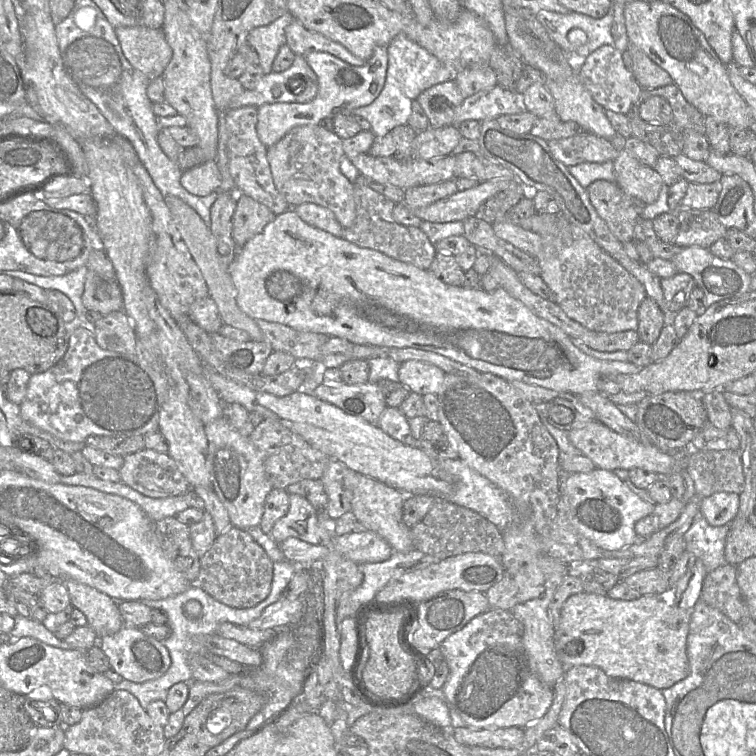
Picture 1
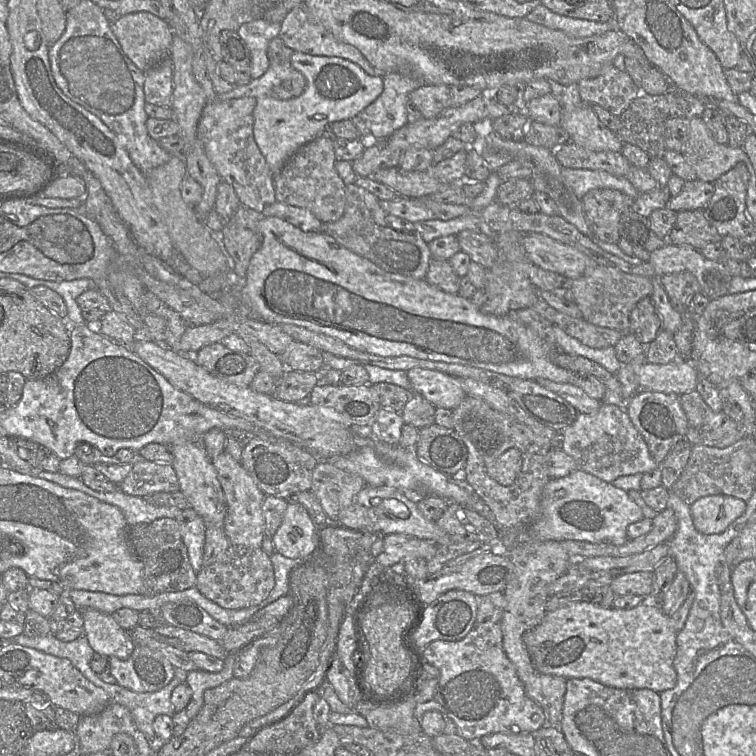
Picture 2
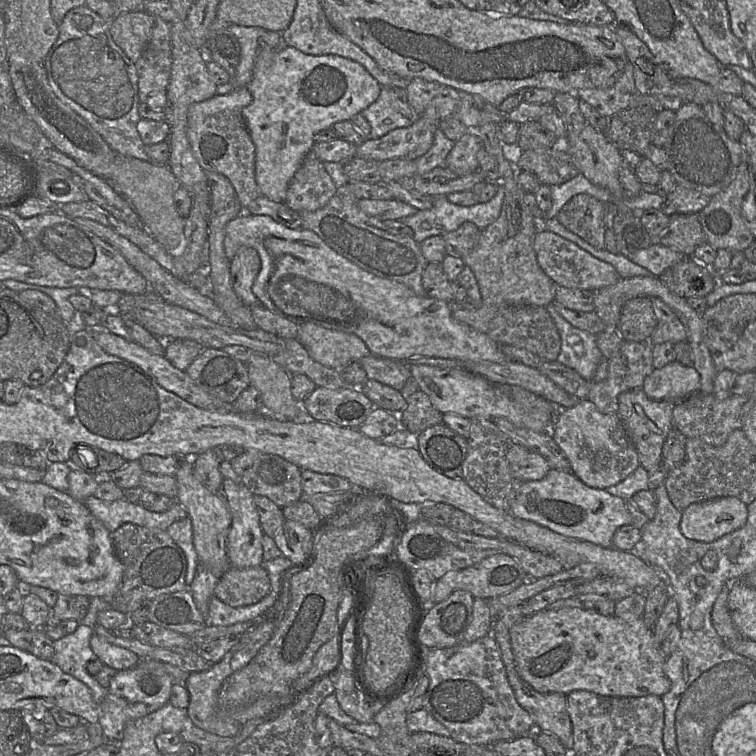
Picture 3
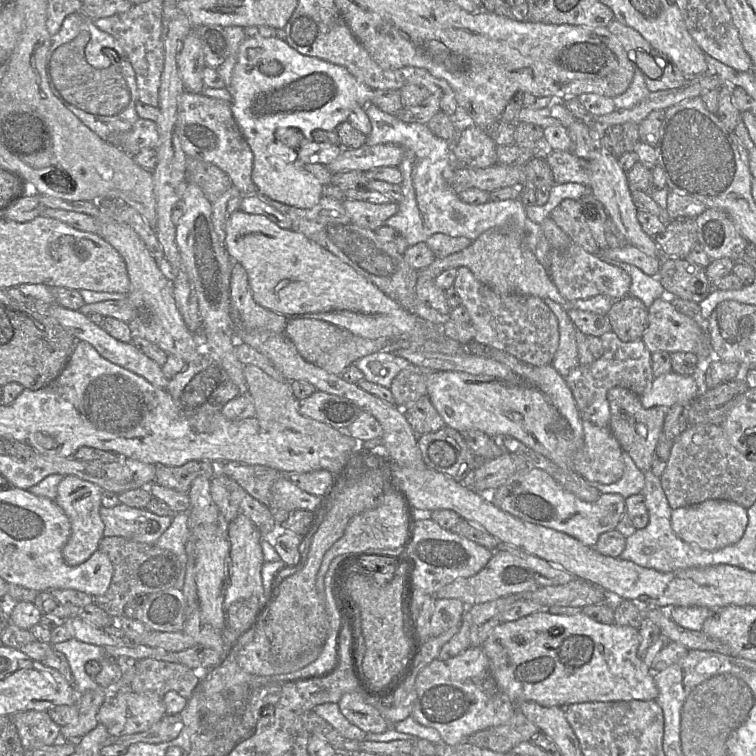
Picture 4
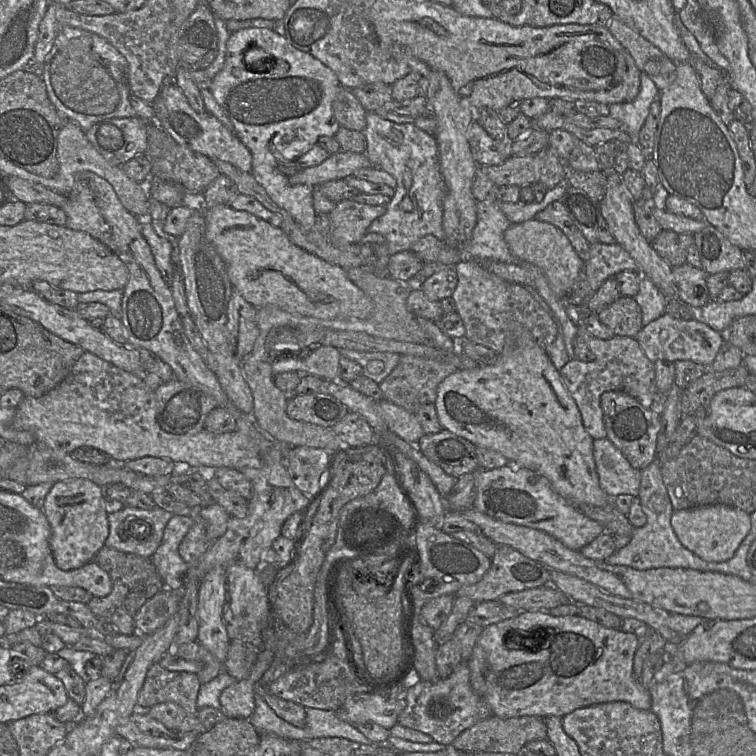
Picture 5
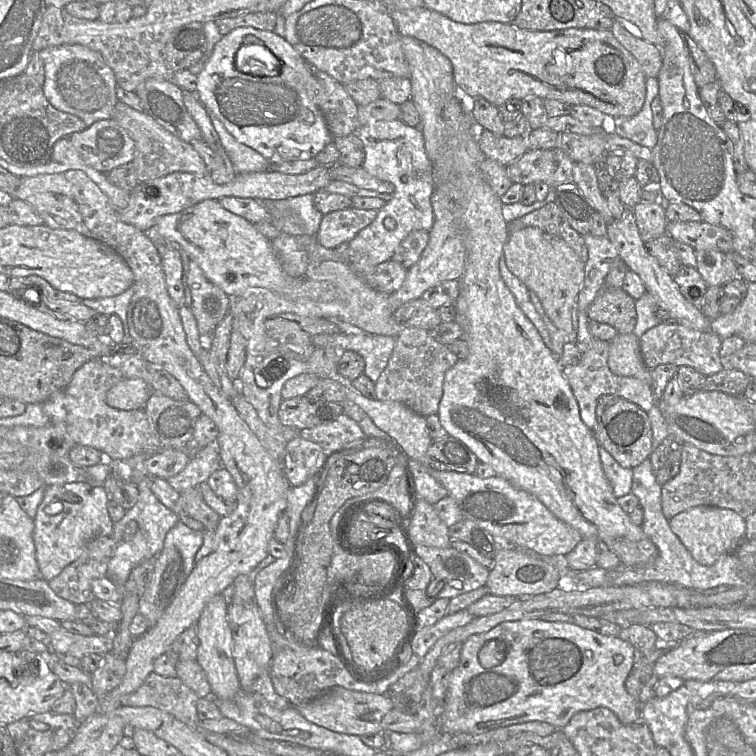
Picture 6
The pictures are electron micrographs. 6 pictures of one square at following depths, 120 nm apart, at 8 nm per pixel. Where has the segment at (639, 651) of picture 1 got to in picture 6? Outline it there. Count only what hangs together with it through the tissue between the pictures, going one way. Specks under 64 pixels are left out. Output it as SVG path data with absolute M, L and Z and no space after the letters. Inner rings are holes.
M527 619L500 623L487 632L471 635L462 643L459 665L451 671L445 698L438 707L438 737L440 731L478 734L532 721L562 729L576 713L598 707L611 710L622 724L639 722L642 704L625 688L636 659L636 649L619 636L606 636L571 622ZM490 640L504 643L505 656L498 666L487 669L480 664L478 654Z

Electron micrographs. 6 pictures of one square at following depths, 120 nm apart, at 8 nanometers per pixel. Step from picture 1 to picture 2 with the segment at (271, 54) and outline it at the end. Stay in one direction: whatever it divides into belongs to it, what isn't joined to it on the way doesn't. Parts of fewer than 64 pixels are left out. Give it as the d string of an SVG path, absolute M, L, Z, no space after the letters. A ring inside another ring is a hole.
M263 17L242 24L237 33L247 44L251 55L251 77L261 77L268 69L267 55L269 42L279 36L281 23L268 21Z

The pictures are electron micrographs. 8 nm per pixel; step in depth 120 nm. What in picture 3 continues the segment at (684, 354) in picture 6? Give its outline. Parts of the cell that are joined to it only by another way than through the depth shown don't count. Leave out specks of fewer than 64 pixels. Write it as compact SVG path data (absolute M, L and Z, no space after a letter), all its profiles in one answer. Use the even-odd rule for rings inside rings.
M650 298L657 317L657 326L649 339L650 345L687 340L684 325L677 315L659 298Z

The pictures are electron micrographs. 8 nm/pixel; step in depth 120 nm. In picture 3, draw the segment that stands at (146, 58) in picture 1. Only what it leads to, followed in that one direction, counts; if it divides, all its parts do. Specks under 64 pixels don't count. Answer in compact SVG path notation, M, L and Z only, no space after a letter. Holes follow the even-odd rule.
M143 11L116 14L109 31L115 43L135 63L142 55L152 33L154 15Z

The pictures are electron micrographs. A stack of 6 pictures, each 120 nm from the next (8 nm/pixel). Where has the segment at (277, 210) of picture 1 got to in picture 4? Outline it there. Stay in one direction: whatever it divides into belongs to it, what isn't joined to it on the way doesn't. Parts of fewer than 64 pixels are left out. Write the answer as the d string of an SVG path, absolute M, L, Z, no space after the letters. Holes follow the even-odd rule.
M184 91L179 98L175 130L188 157L219 167L243 196L256 194L256 186L251 178L253 152L236 123L229 101Z

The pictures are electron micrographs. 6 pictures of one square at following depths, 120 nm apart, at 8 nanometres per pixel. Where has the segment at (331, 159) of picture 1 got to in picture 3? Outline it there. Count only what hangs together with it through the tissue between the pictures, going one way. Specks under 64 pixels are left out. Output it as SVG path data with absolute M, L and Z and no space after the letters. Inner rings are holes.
M312 149L290 180L283 203L297 212L315 211L324 207L337 189Z

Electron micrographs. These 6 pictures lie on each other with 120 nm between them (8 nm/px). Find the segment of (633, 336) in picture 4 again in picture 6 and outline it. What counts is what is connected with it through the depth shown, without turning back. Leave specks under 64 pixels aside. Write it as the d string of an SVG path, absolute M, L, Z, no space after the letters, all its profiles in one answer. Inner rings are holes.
M604 285L587 309L589 320L614 327L618 334L632 333L637 322L635 300L622 288Z

